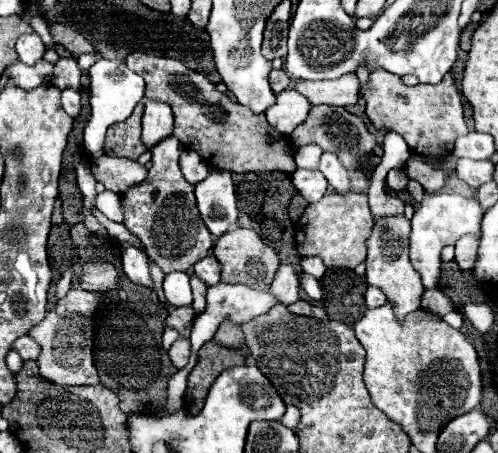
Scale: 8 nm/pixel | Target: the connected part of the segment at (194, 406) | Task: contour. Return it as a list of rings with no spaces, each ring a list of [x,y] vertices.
[[[208,340],[198,352],[198,364],[188,374],[188,390],[184,396],[184,408],[190,414],[198,414],[204,406],[206,394],[212,382],[230,366],[246,362],[246,354],[236,348],[220,346],[216,340]]]

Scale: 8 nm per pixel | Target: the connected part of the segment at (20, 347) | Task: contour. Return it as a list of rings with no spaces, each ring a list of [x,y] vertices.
[[[22,336],[12,344],[12,350],[16,350],[20,354],[22,360],[36,360],[40,356],[40,346],[30,338],[30,336]]]

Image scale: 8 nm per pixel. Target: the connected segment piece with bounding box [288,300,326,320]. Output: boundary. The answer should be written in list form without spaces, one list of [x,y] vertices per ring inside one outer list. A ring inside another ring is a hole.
[[[298,300],[298,302],[290,304],[288,310],[294,312],[294,314],[300,314],[300,316],[316,316],[316,318],[320,318],[320,320],[326,318],[326,312],[324,312],[320,306],[314,306],[314,304],[304,302],[304,300]]]

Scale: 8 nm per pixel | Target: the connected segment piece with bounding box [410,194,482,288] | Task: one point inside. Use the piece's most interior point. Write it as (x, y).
(441, 219)

